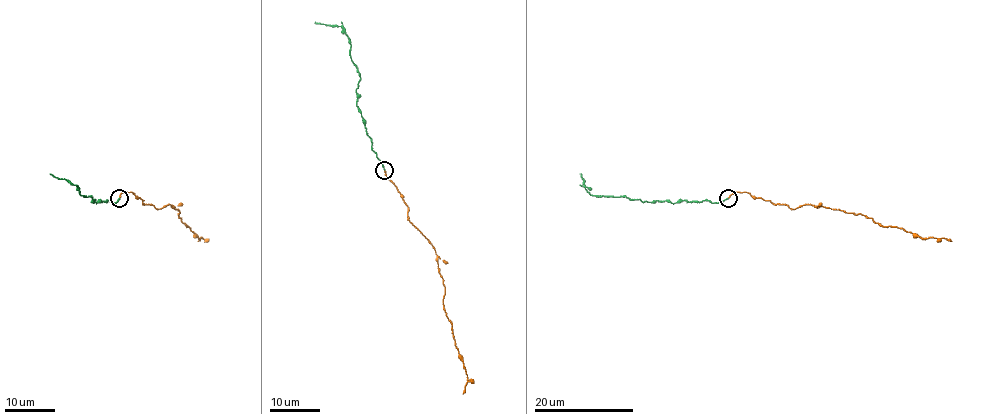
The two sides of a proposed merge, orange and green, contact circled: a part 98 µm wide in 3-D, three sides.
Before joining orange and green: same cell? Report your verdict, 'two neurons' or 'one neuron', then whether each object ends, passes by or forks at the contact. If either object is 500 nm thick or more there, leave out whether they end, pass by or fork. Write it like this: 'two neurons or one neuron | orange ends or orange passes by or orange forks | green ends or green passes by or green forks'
one neuron | orange ends | green ends

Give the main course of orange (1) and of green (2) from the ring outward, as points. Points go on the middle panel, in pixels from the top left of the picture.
1: (384, 170), (408, 208), (408, 220), (435, 251), (444, 284), (443, 305), (464, 365), (466, 384), (463, 393)
2: (384, 169), (372, 149), (372, 138), (357, 105), (359, 72), (351, 59), (351, 41), (340, 26), (315, 21)

